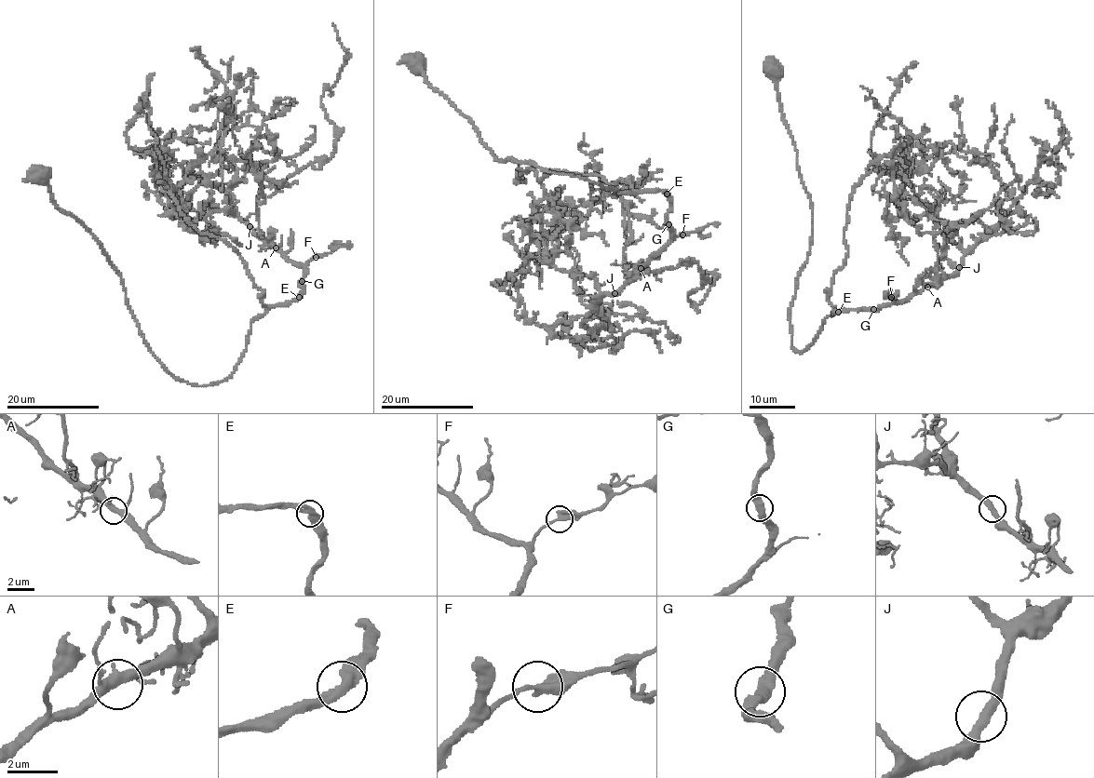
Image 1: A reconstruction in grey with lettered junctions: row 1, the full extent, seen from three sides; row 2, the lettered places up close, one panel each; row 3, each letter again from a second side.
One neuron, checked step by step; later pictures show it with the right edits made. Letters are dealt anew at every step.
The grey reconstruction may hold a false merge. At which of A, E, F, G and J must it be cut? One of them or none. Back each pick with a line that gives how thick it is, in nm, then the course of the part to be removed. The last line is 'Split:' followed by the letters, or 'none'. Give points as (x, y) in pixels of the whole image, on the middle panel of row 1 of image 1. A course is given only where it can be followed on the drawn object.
Split: none

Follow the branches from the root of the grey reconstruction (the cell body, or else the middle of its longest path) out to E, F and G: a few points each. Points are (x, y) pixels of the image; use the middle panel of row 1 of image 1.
E: (414, 61), (426, 84), (467, 117), (495, 160), (529, 162), (621, 194), (667, 194)
F: (414, 61), (495, 160), (621, 194), (666, 193), (667, 227), (673, 239), (682, 234)
G: (414, 61), (426, 84), (467, 117), (495, 160), (529, 162), (621, 194), (662, 192), (670, 202), (668, 224)

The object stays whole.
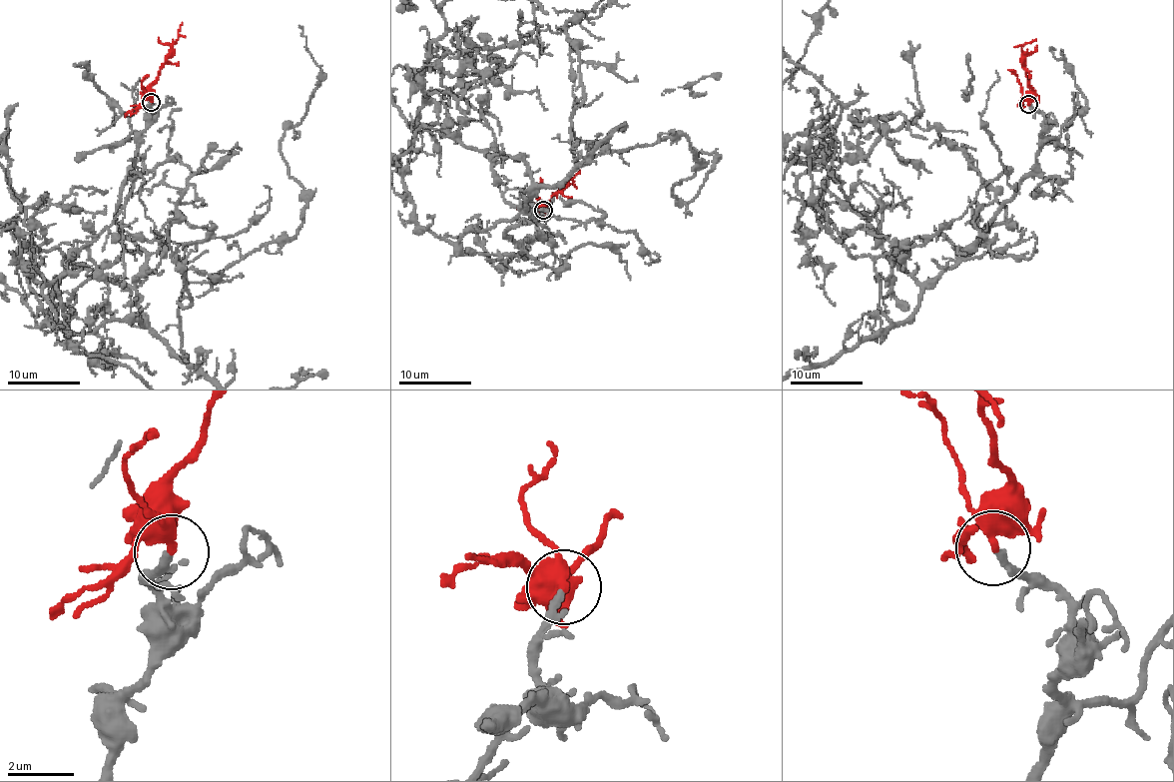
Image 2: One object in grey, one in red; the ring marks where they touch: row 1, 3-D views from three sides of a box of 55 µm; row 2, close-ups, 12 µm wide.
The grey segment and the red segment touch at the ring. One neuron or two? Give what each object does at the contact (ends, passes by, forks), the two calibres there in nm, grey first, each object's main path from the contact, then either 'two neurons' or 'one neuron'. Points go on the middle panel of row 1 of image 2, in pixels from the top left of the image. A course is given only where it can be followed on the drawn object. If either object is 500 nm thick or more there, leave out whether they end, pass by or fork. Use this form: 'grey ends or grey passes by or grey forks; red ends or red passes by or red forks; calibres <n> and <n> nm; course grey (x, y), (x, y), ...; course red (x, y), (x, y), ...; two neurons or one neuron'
calibres 240 and 500 nm; course red (543, 209), (559, 187), (572, 178), (576, 188); one neuron

